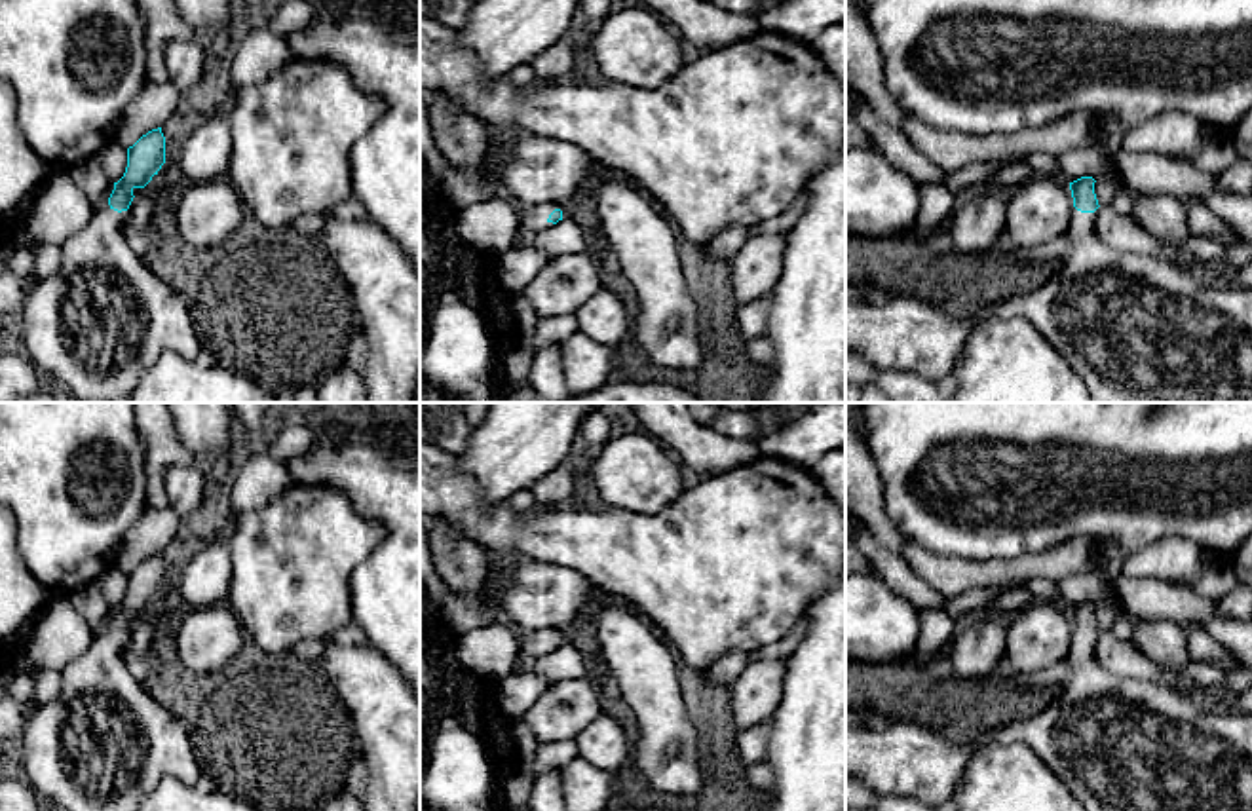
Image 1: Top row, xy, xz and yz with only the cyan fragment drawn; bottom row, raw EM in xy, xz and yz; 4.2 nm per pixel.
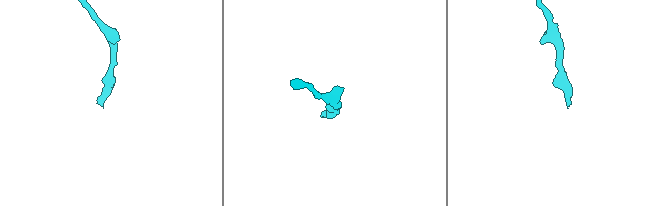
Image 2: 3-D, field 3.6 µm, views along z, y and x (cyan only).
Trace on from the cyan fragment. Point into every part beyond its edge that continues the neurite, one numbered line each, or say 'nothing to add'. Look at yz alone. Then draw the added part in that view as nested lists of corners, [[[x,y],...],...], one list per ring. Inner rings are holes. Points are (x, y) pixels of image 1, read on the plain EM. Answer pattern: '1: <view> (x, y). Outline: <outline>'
1: yz (1119, 745). Outline: [[[1072,634],[1062,691],[1041,712],[988,733],[1030,746],[1085,811],[1252,811],[1252,712],[1203,705],[1157,682],[1102,669],[1096,640]]]

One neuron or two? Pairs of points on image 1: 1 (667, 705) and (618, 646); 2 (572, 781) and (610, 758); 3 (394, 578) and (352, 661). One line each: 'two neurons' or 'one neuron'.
1: one neuron
2: two neurons
3: two neurons

